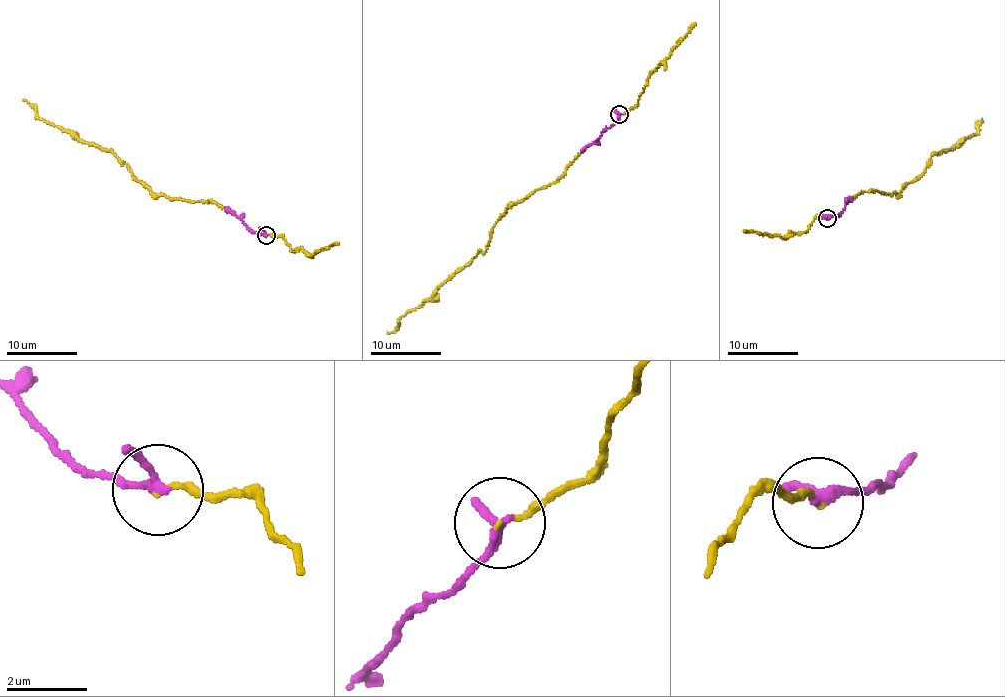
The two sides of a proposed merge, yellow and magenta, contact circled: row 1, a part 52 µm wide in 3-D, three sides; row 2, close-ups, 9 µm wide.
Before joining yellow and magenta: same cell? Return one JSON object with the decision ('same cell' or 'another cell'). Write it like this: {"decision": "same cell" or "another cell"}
{"decision": "same cell"}

